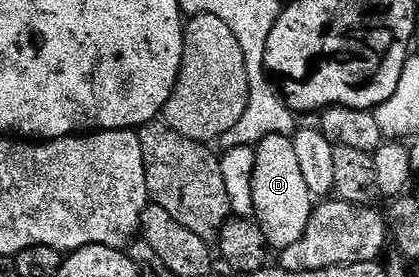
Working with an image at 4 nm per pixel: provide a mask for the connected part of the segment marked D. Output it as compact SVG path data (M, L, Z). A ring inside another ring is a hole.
M286 134L266 136L254 148L256 159L252 178L254 221L260 225L269 247L279 252L294 244L302 232L314 209L314 196L306 188L306 179L302 176L302 167L298 165L298 155L294 153L294 144Z

